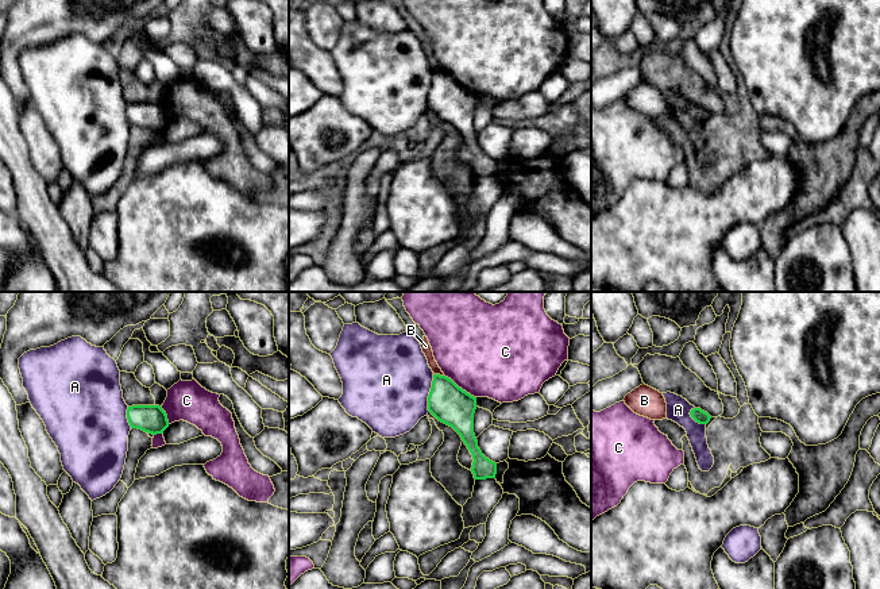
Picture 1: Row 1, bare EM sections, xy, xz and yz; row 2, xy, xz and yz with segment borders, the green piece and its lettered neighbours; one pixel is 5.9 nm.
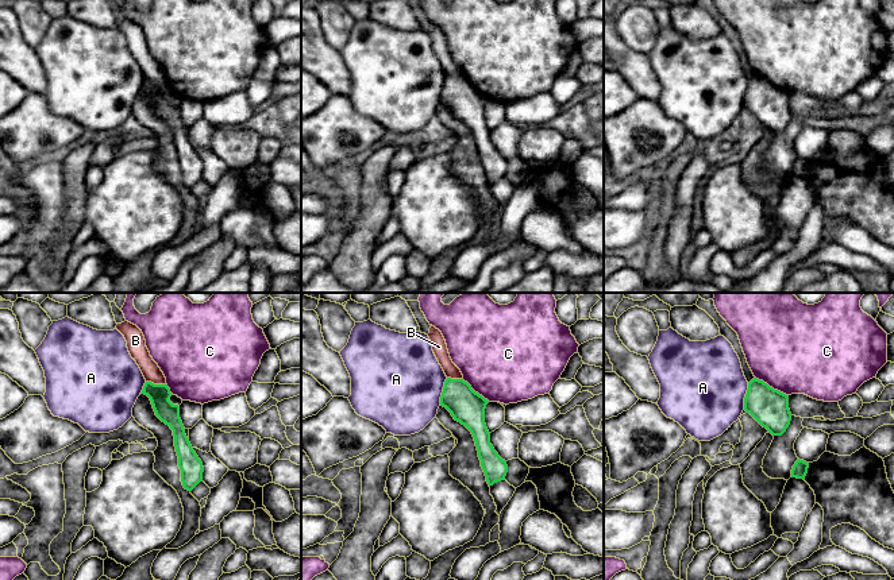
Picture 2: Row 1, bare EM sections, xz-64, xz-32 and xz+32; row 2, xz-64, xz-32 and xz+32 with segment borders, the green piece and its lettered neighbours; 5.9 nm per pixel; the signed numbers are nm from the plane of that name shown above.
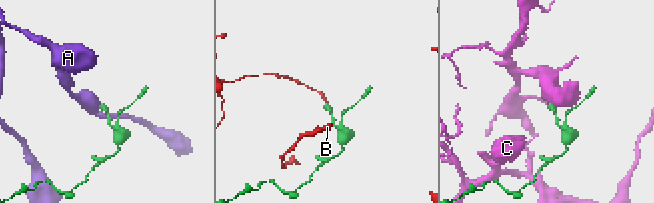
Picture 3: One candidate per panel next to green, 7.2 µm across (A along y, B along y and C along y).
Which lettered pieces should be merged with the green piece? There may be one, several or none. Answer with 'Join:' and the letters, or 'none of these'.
Join: none of these

